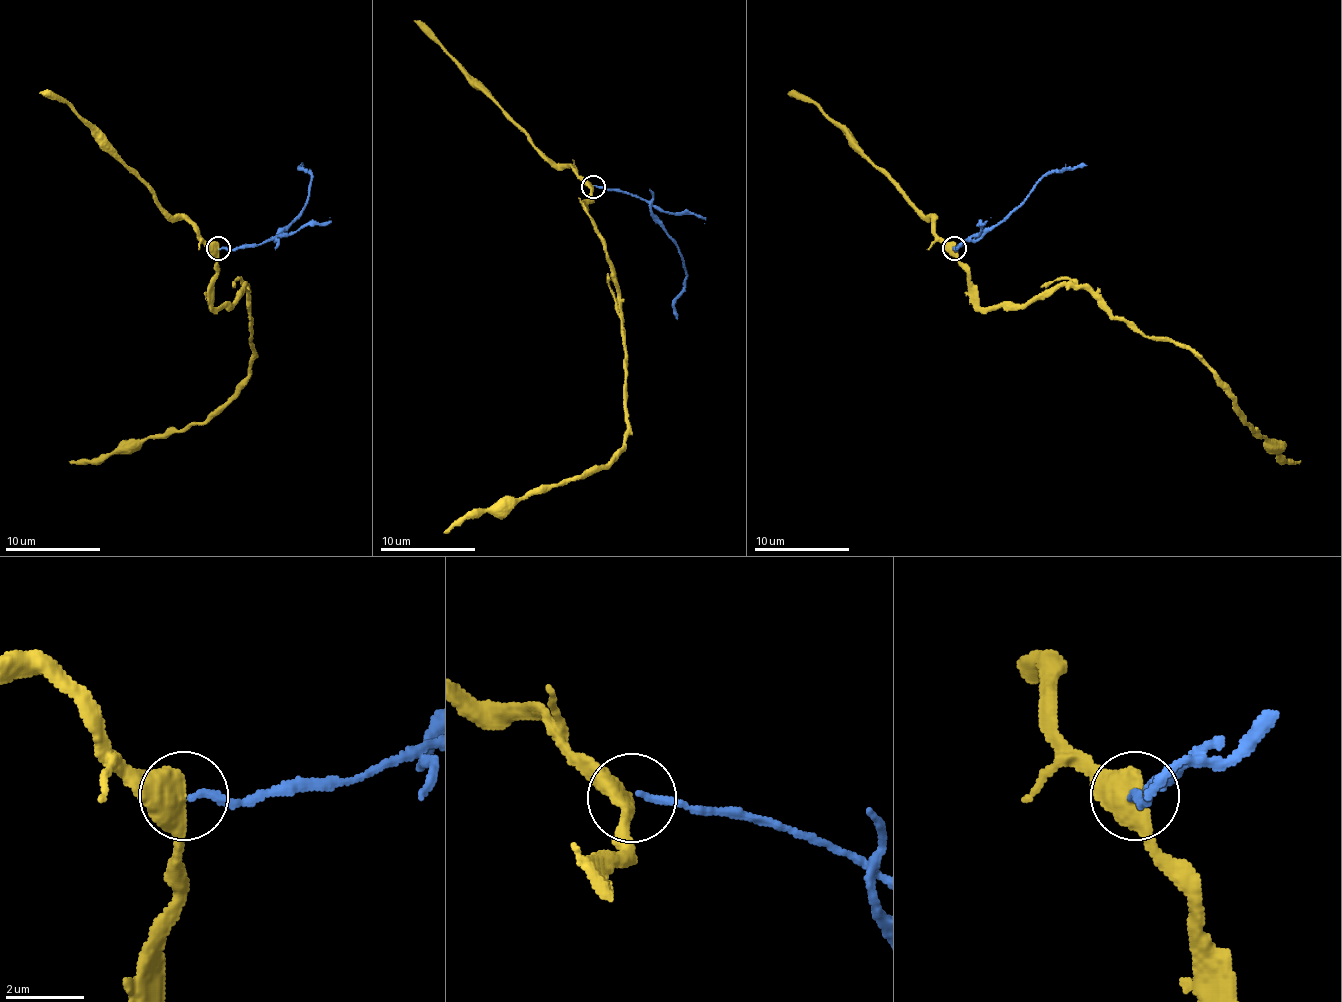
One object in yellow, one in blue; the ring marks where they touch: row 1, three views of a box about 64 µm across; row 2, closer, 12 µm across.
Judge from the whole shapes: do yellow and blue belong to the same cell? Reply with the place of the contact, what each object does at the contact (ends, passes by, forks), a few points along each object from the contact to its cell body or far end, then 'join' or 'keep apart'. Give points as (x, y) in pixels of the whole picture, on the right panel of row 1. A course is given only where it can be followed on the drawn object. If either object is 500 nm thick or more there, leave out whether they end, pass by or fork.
place (954, 248); course yellow (953, 249), (982, 308), (1086, 287), (1148, 336), (1183, 343), (1233, 407), (1285, 460), (1299, 462); course blue (953, 249), (965, 242), (979, 239), (1027, 197), (1043, 175), (1086, 166); keep apart

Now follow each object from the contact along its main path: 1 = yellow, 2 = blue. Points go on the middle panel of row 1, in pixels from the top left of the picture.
1: (592, 186), (587, 207), (621, 293), (625, 444), (578, 480), (507, 499), (443, 532)
2: (594, 186), (618, 188), (642, 198), (673, 240), (685, 276), (682, 293), (675, 300), (677, 319)

